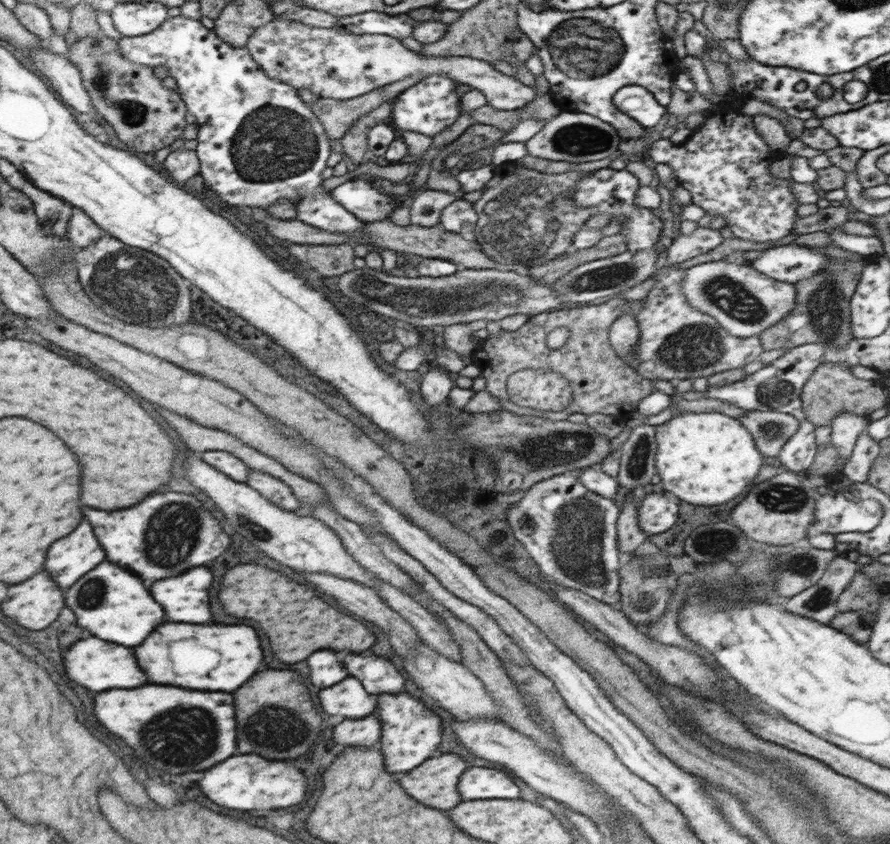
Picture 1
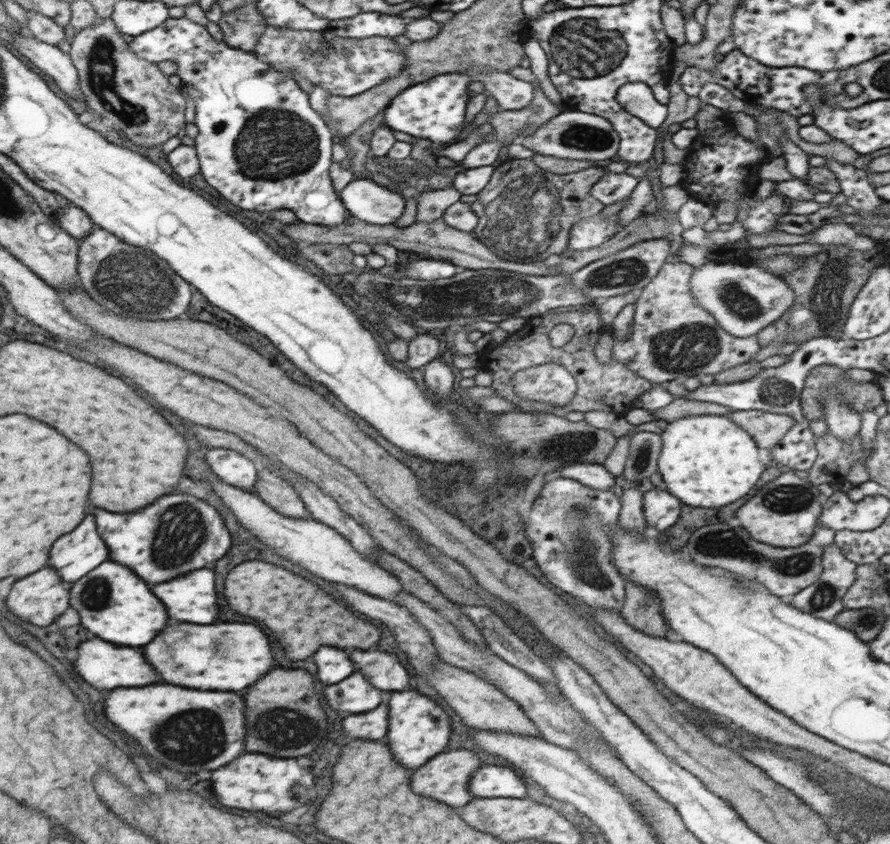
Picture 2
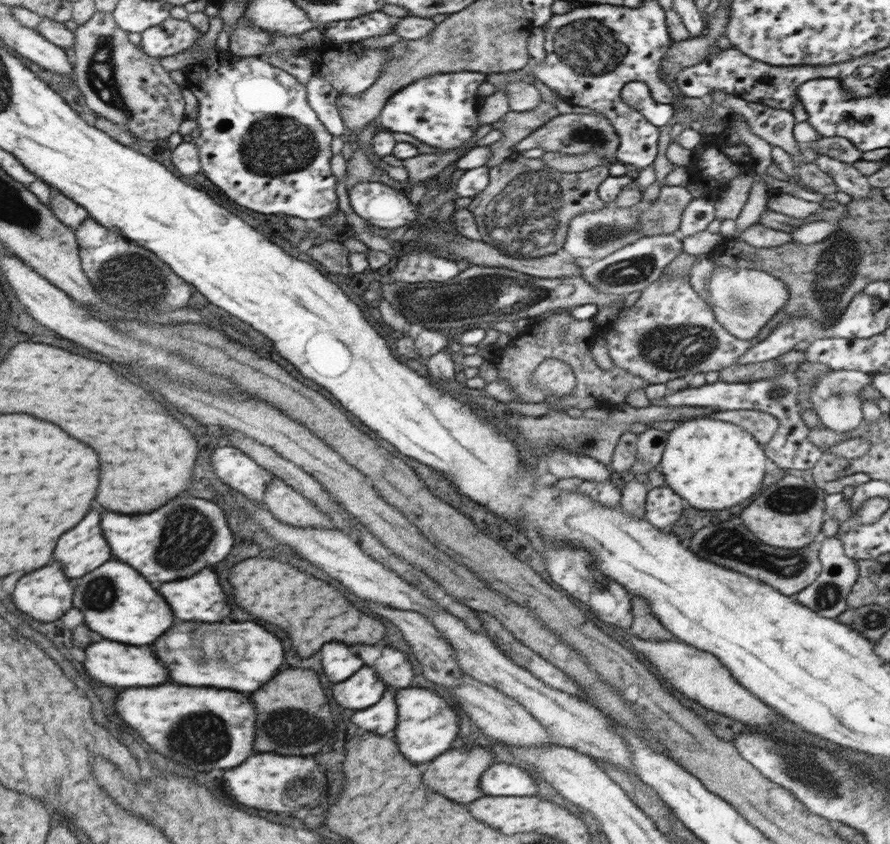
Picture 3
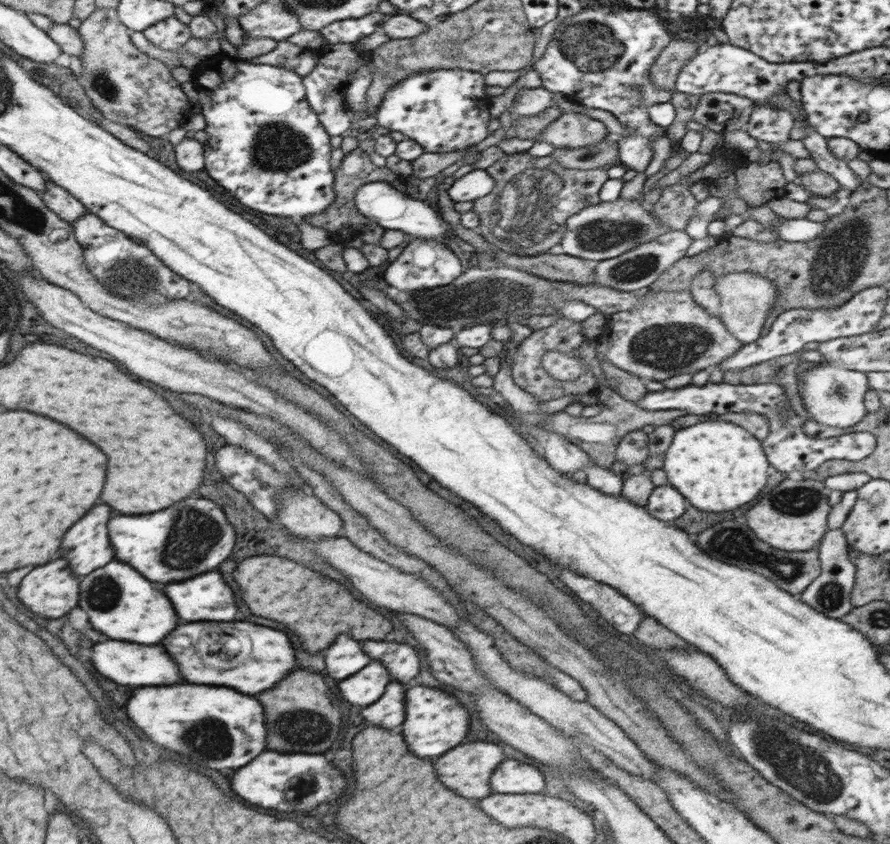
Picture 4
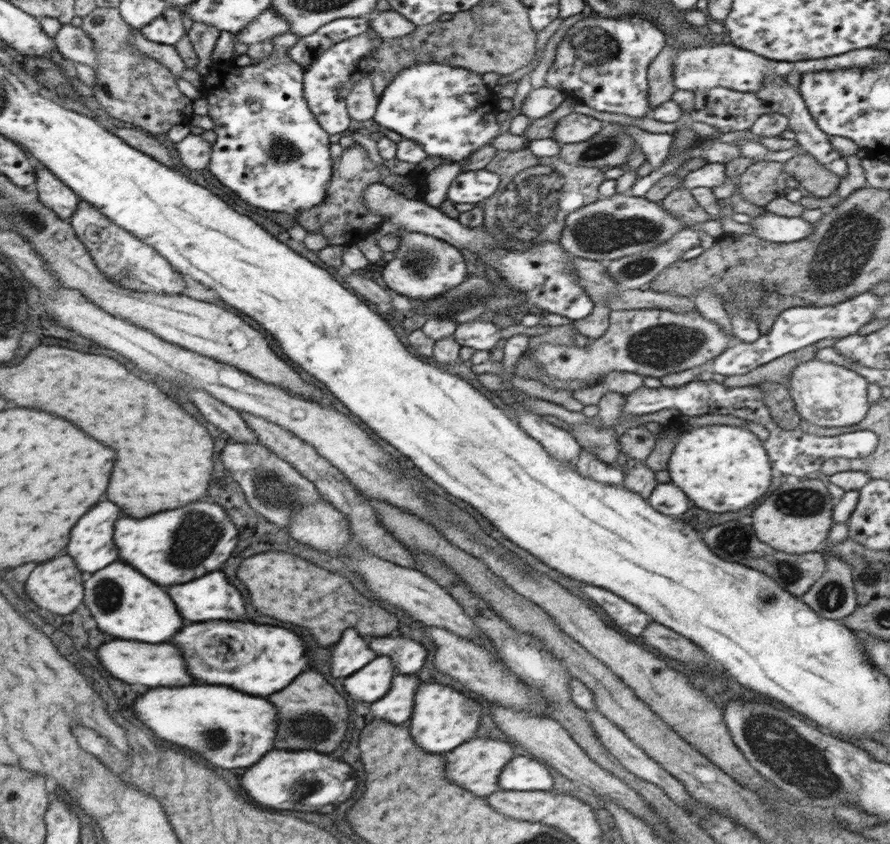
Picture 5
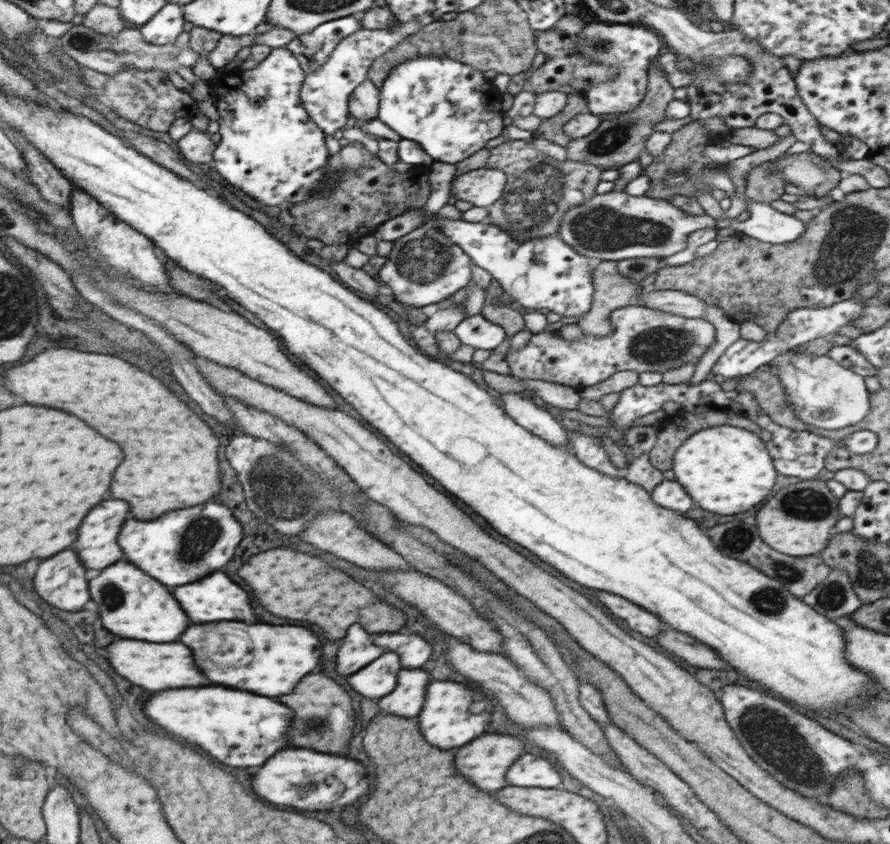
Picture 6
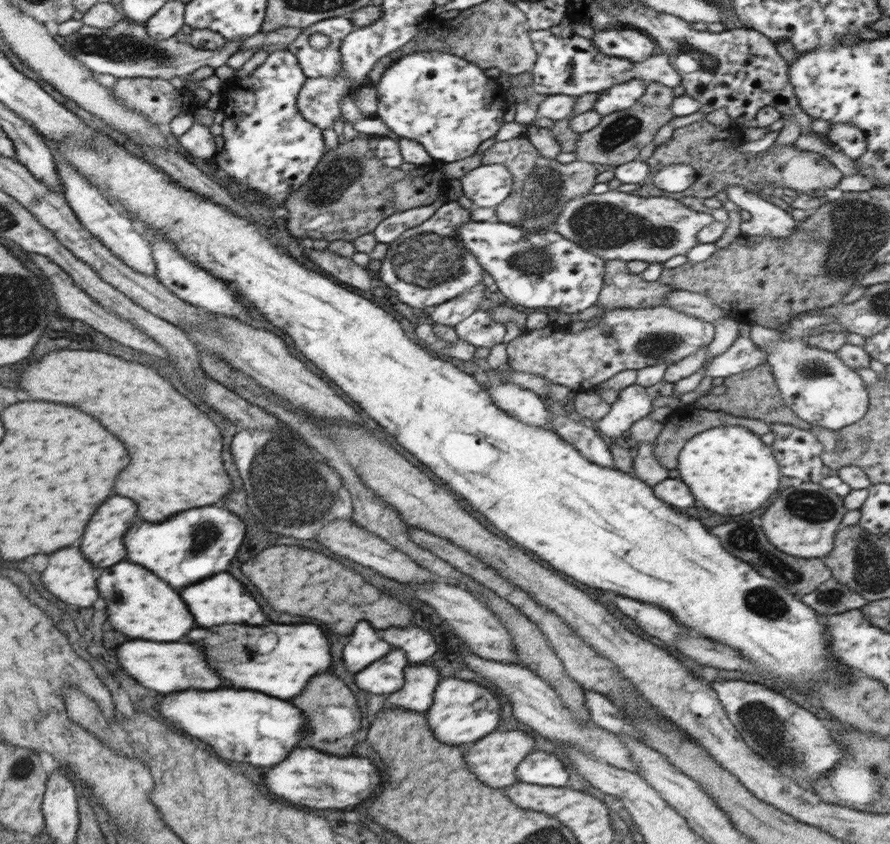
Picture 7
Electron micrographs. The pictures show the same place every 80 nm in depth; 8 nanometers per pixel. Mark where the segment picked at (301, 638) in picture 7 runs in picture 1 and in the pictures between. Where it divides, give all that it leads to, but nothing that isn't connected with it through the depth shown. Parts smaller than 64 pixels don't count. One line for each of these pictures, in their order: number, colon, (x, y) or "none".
1: (178, 654)
2: (226, 656)
3: (245, 654)
4: (244, 666)
5: (260, 660)
6: (233, 653)

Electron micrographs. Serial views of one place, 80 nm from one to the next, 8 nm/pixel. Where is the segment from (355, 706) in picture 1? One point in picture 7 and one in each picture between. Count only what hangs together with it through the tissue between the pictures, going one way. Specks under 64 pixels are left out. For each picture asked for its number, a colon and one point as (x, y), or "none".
2: (355, 695)
3: (365, 688)
4: (368, 685)
5: (371, 683)
6: (379, 679)
7: (386, 676)

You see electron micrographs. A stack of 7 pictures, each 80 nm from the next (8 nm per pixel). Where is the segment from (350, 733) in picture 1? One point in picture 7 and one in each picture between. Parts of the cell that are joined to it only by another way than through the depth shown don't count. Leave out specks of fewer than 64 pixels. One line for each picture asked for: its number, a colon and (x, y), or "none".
2: (372, 725)
3: (381, 718)
4: (389, 712)
5: (396, 707)
6: (406, 700)
7: (421, 680)

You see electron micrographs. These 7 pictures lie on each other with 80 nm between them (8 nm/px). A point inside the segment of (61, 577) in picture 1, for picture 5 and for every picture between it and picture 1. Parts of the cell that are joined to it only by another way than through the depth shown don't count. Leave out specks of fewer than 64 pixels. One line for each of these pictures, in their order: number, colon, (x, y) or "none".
2: (76, 554)
3: (82, 550)
4: (88, 548)
5: (92, 546)

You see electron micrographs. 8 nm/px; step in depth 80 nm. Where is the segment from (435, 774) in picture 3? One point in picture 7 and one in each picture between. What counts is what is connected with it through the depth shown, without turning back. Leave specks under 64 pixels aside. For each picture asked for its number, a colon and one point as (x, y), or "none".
4: (466, 768)
5: (475, 765)
6: (485, 760)
7: (494, 758)

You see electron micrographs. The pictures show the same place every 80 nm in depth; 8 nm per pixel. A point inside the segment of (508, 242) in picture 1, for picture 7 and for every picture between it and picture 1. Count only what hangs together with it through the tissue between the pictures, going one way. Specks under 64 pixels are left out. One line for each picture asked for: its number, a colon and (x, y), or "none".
2: (525, 214)
3: (525, 211)
4: (526, 213)
5: (535, 195)
6: (539, 190)
7: (541, 186)

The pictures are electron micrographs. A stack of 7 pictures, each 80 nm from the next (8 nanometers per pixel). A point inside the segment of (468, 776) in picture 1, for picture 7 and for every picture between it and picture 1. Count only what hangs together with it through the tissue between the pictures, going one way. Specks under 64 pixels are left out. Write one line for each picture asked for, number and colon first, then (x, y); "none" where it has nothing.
2: (488, 781)
3: (506, 780)
4: (512, 777)
5: (522, 772)
6: (528, 770)
7: (540, 768)

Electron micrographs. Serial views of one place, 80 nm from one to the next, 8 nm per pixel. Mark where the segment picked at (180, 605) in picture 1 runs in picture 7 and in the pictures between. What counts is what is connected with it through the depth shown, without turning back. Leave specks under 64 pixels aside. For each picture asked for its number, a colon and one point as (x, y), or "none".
2: (193, 598)
3: (200, 598)
4: (206, 598)
5: (211, 597)
6: (216, 597)
7: (220, 599)

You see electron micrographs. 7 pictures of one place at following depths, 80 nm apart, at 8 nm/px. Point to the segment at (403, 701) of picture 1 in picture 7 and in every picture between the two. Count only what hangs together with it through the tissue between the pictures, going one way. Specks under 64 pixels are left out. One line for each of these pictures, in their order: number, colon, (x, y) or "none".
2: (418, 730)
3: (426, 726)
4: (435, 722)
5: (442, 718)
6: (452, 715)
7: (462, 712)

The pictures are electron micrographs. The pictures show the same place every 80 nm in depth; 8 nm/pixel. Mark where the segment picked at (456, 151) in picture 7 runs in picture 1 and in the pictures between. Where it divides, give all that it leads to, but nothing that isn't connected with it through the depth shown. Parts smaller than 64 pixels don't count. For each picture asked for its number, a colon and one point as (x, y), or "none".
1: (431, 105)
2: (434, 109)
3: (441, 110)
4: (446, 110)
5: (448, 110)
6: (451, 109)

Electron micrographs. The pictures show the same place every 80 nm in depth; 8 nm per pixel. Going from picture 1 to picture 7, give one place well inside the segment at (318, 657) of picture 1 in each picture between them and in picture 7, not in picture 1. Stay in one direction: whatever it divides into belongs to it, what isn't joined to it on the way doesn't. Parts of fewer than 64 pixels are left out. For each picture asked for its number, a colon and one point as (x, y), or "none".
2: (333, 665)
3: (339, 663)
4: (345, 657)
5: (350, 654)
6: (357, 650)
7: (365, 647)

